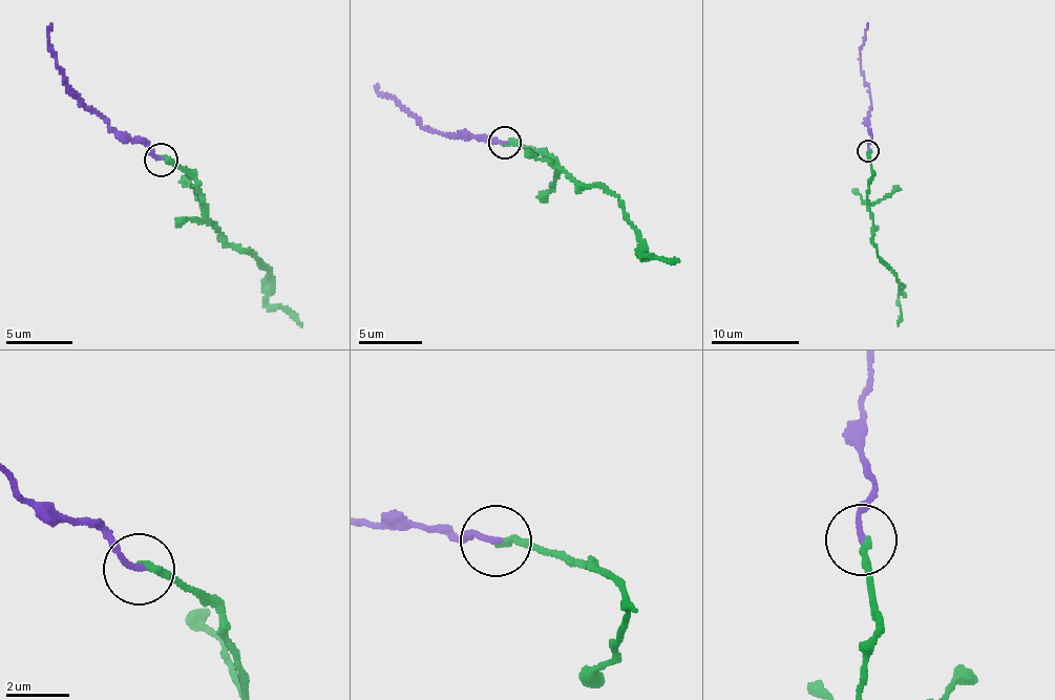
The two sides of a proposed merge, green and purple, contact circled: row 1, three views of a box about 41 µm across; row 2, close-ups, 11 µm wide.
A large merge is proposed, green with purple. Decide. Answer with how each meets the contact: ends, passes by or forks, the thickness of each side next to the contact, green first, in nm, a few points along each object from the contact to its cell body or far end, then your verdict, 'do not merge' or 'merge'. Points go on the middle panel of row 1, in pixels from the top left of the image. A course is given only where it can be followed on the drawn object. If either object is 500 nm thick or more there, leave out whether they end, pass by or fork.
green ends there; purple ends there; 200 nm thick on the green side, 180 nm on the other; green runs (504, 143), (543, 152), (575, 184), (604, 189), (620, 204), (636, 233), (642, 256), (671, 263), (678, 261); purple runs (504, 143), (461, 133), (443, 134), (420, 124), (391, 94), (378, 93), (377, 84); merge

